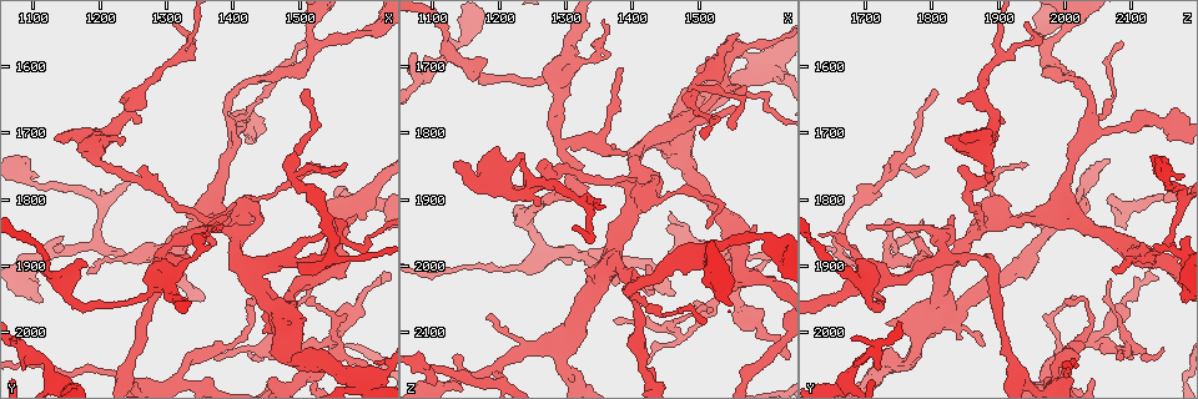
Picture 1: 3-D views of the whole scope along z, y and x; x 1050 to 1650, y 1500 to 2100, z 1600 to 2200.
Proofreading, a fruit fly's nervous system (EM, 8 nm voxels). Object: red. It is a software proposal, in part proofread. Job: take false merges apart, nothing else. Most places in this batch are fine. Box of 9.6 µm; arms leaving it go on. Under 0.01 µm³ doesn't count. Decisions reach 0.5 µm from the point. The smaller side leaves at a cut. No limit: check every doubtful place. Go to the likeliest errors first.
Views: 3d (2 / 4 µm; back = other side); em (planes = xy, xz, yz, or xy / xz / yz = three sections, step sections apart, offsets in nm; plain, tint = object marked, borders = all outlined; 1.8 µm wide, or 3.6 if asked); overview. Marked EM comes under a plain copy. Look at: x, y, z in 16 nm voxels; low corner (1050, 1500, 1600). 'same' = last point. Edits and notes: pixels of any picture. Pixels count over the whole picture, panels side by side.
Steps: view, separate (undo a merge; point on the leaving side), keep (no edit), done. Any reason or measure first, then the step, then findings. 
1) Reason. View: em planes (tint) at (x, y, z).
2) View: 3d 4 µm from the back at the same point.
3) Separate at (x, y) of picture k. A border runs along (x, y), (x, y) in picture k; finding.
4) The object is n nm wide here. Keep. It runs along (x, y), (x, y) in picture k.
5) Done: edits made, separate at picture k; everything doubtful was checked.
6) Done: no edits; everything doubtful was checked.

Arms part here. View: em 3.6 µm xz step 16 (tint) at (1460, 2010, 2100).

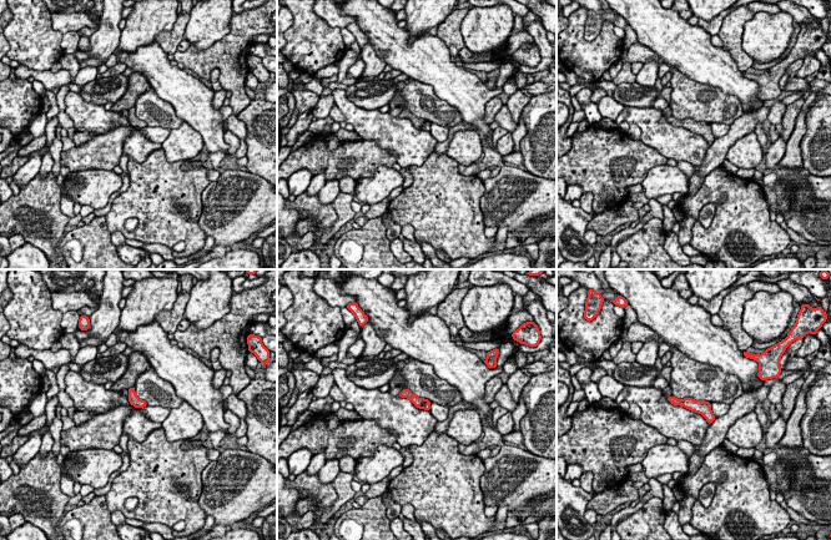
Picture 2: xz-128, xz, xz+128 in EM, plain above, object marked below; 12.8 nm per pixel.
Keep. It runs along (674, 400), (698, 405), (710, 418) in picture 2; all the same cell.

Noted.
Sharp bend. View: em yz step 4 (tint) at (1545, 2030, 1995).

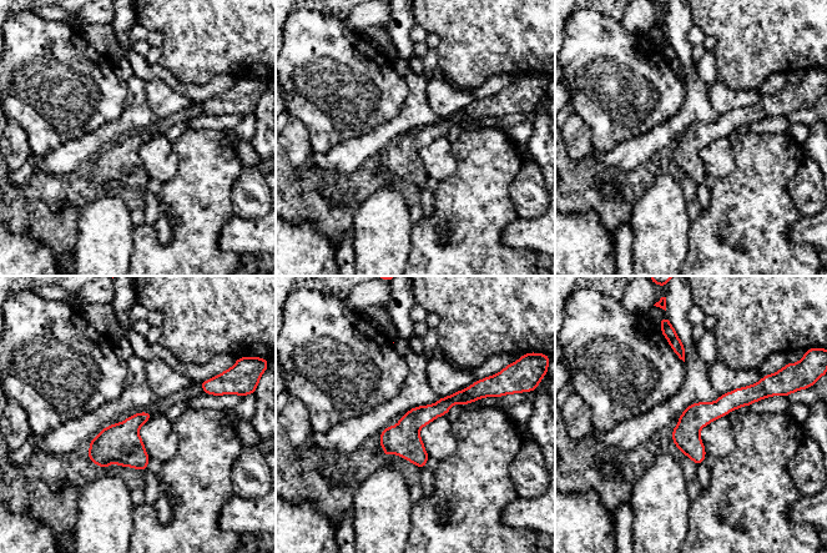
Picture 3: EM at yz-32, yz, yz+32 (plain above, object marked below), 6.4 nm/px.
View: em planes (tint) at the same point.

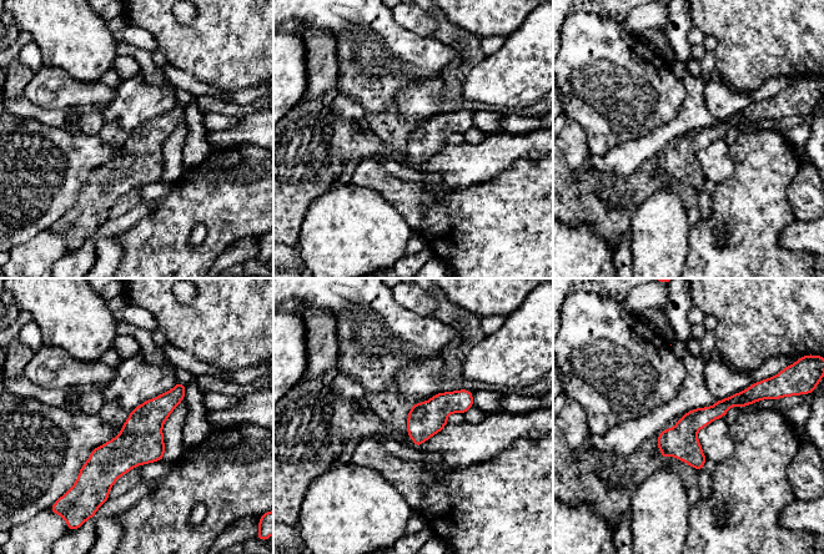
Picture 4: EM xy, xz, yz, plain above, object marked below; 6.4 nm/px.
The object is 200 nm wide here. Keep. It runs along (180, 387), (95, 482) in picture 4; one cell here.

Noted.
Four-way junction. View: 3d 4 µm at (1395, 1705, 2035).

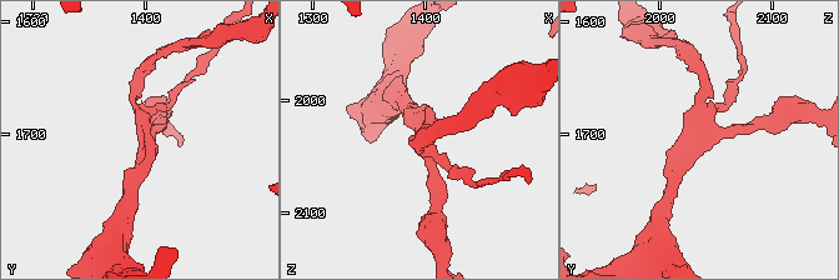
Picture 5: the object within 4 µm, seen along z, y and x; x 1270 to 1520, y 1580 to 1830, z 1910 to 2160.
4 arms meet here. View: em yz step 4 (tint) at (1398, 1704, 2036).

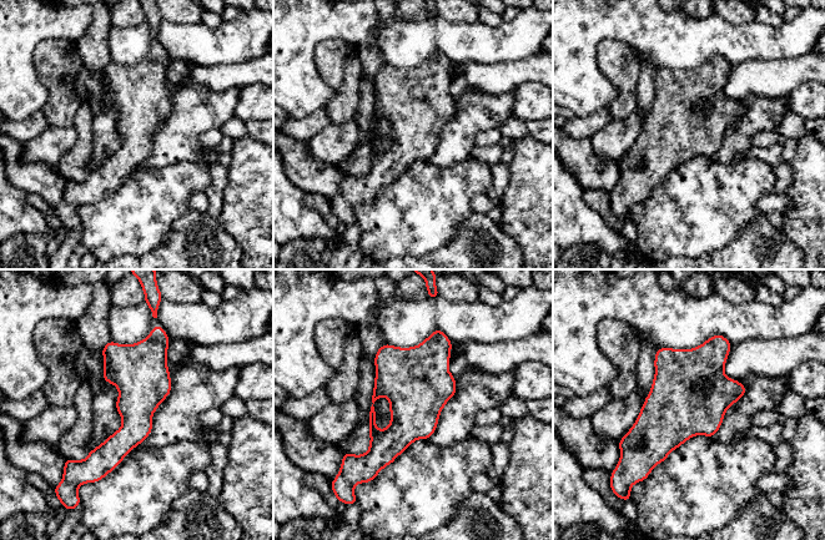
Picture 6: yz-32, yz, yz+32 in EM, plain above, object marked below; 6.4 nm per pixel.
Cut it another way. View: em xz step 4 (tint) at the same point.

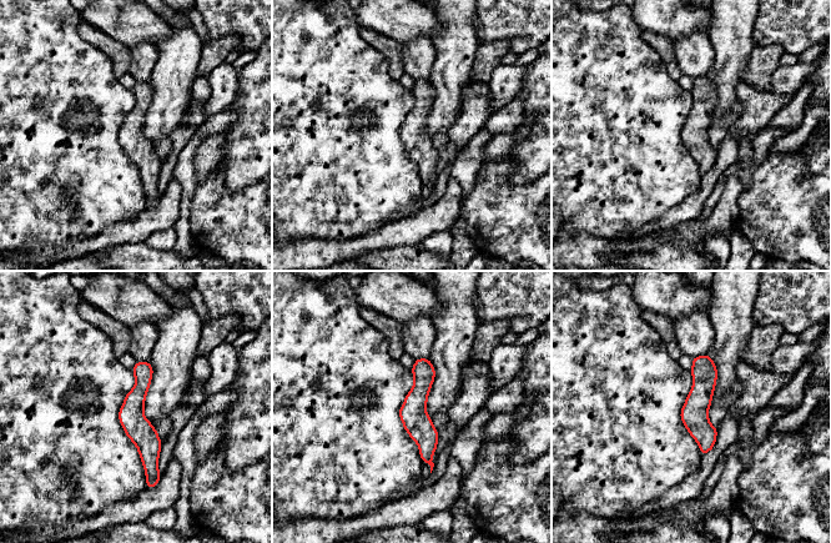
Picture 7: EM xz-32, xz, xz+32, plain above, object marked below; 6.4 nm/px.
Keep. Continuous, no second cell.

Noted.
Done: no edits; everything doubtful was checked.

